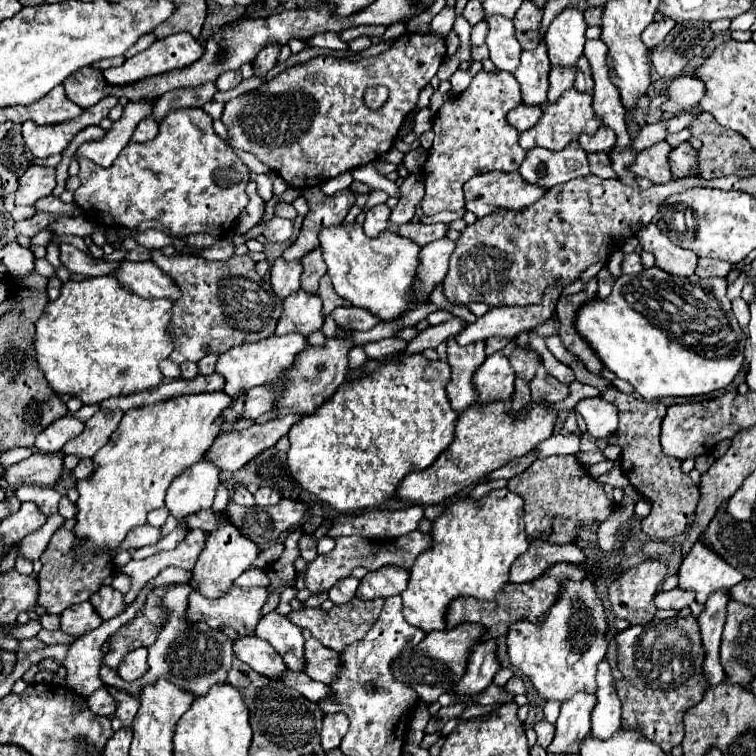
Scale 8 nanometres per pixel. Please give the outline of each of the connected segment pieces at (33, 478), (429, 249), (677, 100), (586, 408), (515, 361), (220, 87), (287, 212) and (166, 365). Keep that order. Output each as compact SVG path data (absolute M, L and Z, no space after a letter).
M36 452L30 458L14 466L8 466L4 472L4 480L12 488L18 488L24 484L52 486L62 472L62 458L64 458L62 452L60 454Z
M440 238L436 242L430 242L422 246L420 250L420 280L416 282L416 288L412 288L412 296L430 296L436 284L444 282L444 276L448 272L448 258L454 250L454 242L448 238Z
M682 76L676 78L668 90L668 102L664 104L662 110L666 112L692 112L698 108L700 100L706 96L706 86L694 76Z
M586 398L576 404L576 412L582 414L586 420L588 432L594 438L606 438L608 434L616 432L618 426L618 410L606 402L604 398Z
M518 348L510 356L510 362L512 362L512 368L514 368L516 376L532 380L534 374L536 374L536 366L538 366L538 354L534 350L522 350L522 348Z
M224 72L224 76L220 76L220 80L216 80L216 90L218 92L226 92L232 90L234 86L238 86L242 82L242 74L236 72Z
M278 202L274 206L274 210L276 210L276 216L280 216L280 218L290 218L290 220L296 218L296 208L290 202Z
M162 360L162 362L160 362L160 370L162 370L162 374L164 374L166 378L170 378L170 380L180 378L180 366L174 364L172 360Z

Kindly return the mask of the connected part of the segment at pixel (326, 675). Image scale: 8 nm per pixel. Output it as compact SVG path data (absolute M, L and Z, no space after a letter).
M316 638L306 640L304 644L304 674L312 680L332 684L336 672L340 670L338 652L322 646Z

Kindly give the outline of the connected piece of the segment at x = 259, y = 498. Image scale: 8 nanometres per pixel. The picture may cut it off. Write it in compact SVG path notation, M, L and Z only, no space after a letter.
M258 488L258 490L254 492L254 500L256 500L258 506L272 506L272 504L276 504L280 498L282 498L280 492L276 492L276 490L272 490L272 488Z

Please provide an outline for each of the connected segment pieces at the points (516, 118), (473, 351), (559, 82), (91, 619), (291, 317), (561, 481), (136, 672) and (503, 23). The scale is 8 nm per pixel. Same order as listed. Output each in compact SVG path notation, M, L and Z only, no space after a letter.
M520 104L516 106L510 114L508 114L508 124L512 124L518 132L524 132L528 128L532 128L542 116L540 106L528 106L528 104Z
M454 338L448 340L448 364L452 368L452 380L446 386L446 394L452 410L462 414L470 404L476 402L478 392L472 384L476 368L486 360L484 342L458 346Z
M552 68L550 70L550 90L548 90L548 102L556 102L568 88L572 88L576 82L576 70L574 68Z
M82 602L82 604L76 604L72 608L66 608L60 616L62 632L66 632L74 638L88 634L90 630L98 628L100 624L102 624L102 618L96 614L96 610L92 608L90 602Z
M304 290L288 296L284 300L284 312L278 320L276 334L290 334L298 332L304 338L308 338L312 332L322 330L324 316L322 316L322 304L318 296L306 296Z
M550 456L548 460L536 460L532 466L528 466L522 474L508 480L506 488L514 494L518 494L524 500L524 522L526 522L526 534L530 540L542 538L548 542L572 542L578 540L580 532L592 524L600 524L614 512L616 504L610 500L604 492L604 484L598 484L590 478L584 466L578 464L576 456Z
M136 648L136 650L128 652L124 656L122 664L118 666L120 678L122 680L136 680L136 678L140 678L148 670L146 656L148 656L148 650L146 648Z
M486 16L486 22L490 24L490 32L486 36L486 44L490 48L490 60L498 70L516 72L522 48L516 40L512 20L504 16Z

